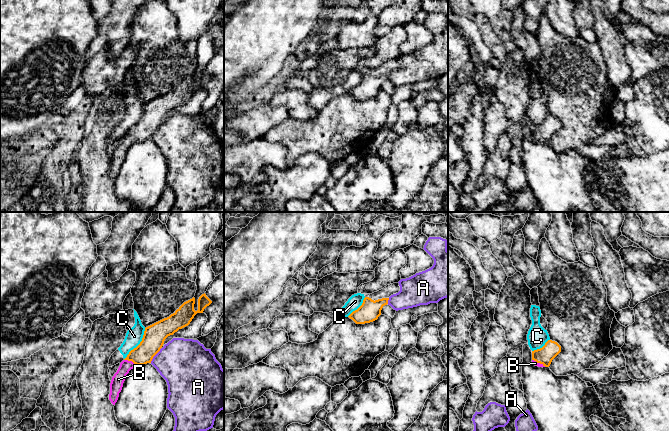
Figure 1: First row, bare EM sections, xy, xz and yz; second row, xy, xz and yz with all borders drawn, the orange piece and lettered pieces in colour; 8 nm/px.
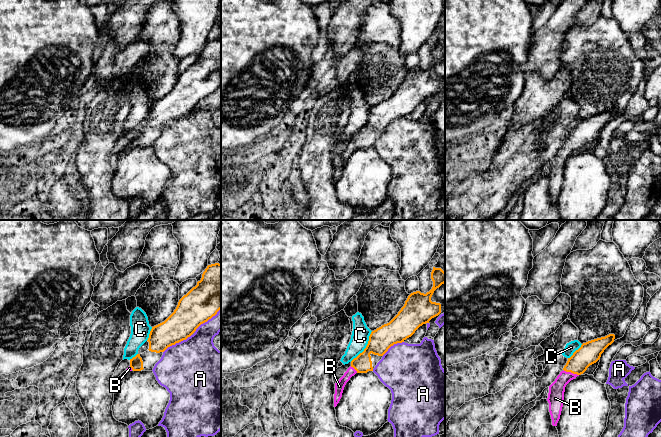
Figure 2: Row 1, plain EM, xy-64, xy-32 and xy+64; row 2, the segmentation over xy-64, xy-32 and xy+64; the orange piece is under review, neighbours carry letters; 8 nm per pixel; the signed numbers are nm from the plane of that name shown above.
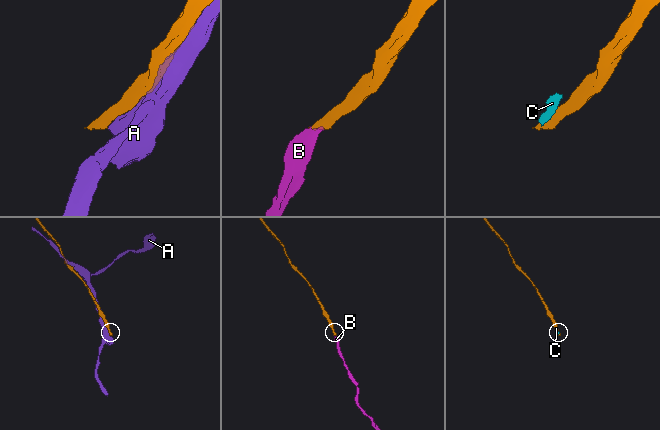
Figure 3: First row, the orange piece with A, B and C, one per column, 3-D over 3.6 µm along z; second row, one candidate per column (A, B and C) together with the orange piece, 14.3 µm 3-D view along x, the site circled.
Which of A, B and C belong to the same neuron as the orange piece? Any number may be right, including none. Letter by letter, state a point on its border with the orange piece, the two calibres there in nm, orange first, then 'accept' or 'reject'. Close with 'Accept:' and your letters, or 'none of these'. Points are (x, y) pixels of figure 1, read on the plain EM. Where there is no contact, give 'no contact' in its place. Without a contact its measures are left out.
A: contact xy (155, 130); calibres 180 and 400 nm; reject
B: contact xy (130, 136); calibres 180 and 100 nm; accept
C: contact xy (139, 120); calibres 180 and 130 nm; reject
Accept: B

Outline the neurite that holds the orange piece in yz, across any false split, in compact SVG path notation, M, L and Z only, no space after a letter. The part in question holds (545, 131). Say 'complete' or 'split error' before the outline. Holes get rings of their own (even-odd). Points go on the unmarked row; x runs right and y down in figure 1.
split error; M548 116L542 124L532 127L532 139L538 143L549 143L560 128L561 122L555 117Z

